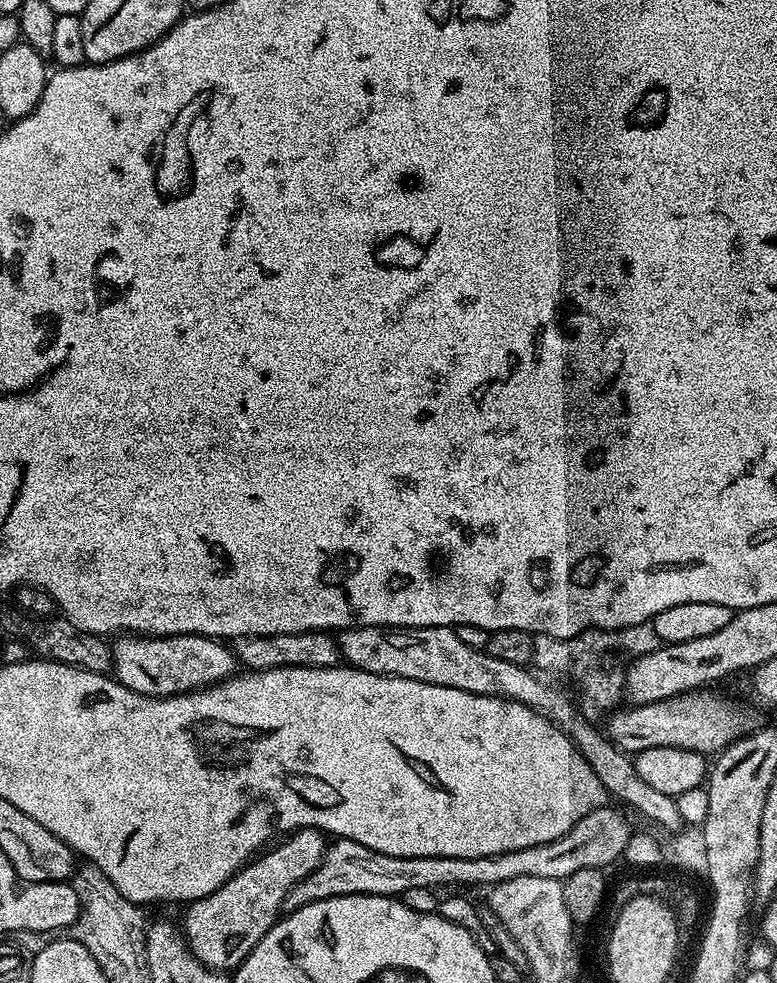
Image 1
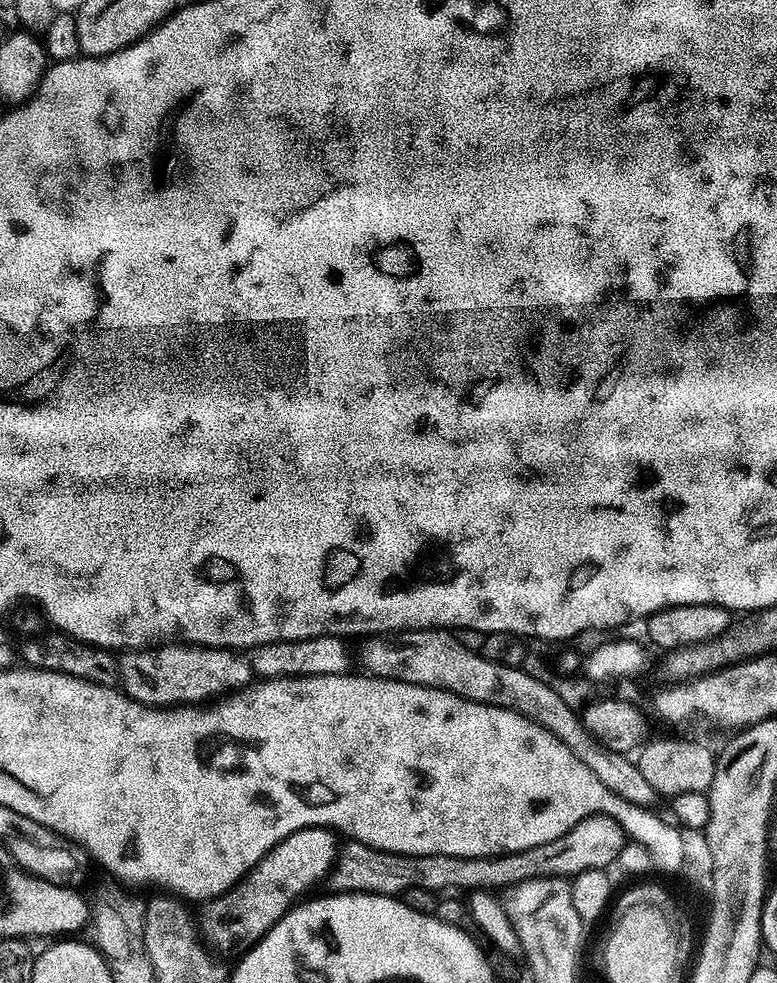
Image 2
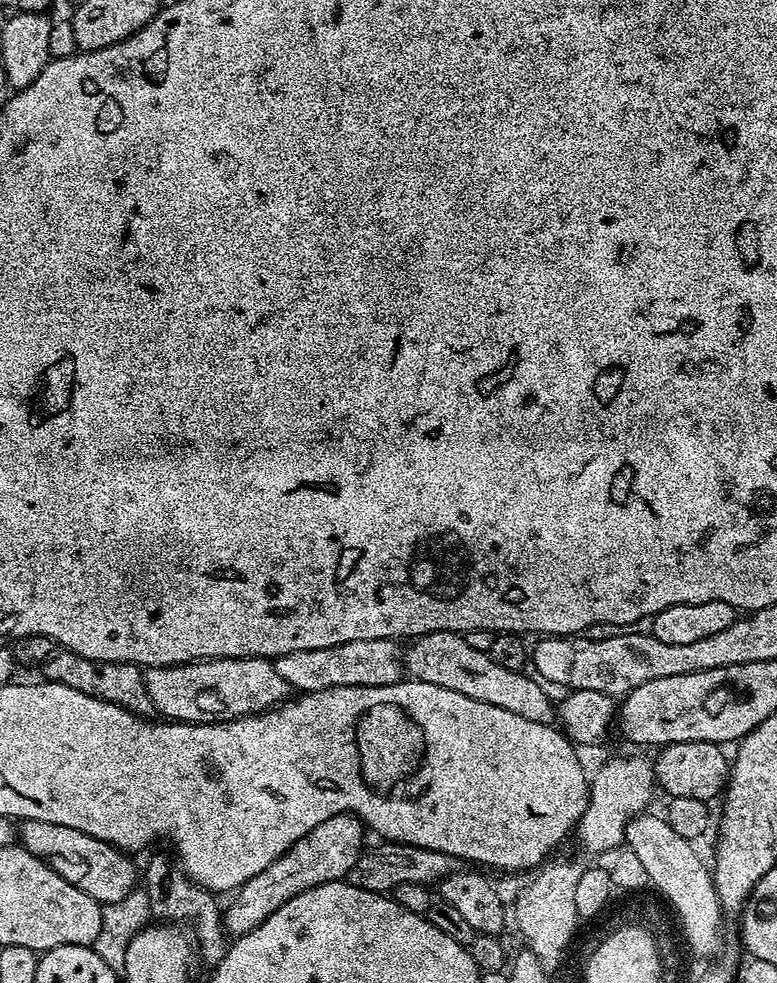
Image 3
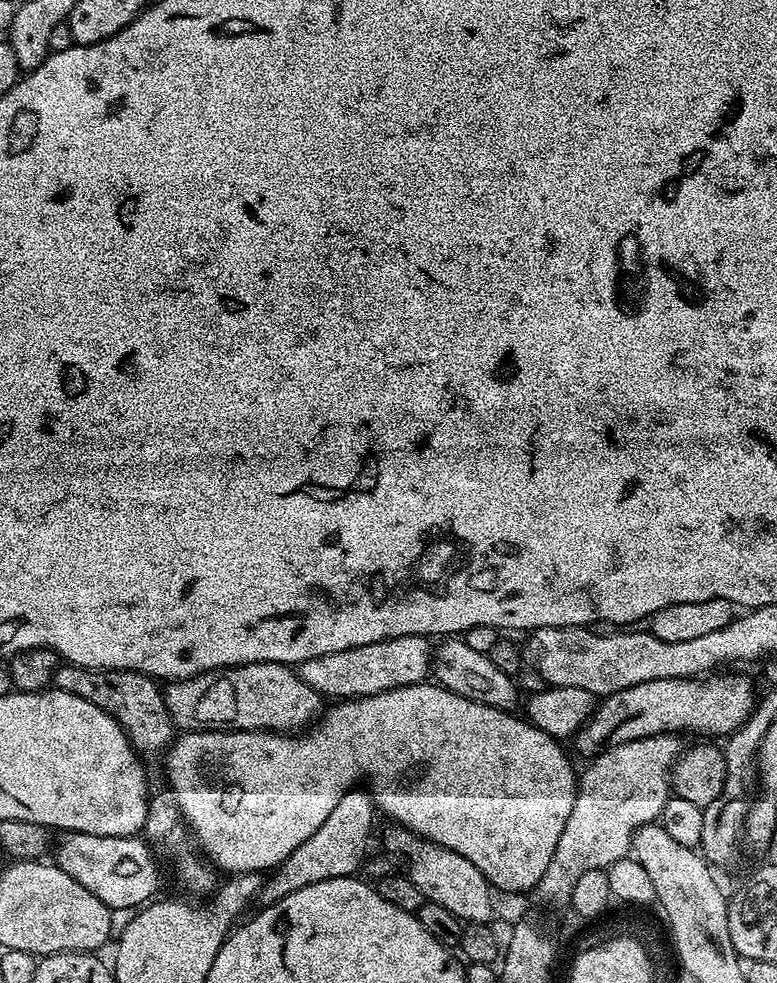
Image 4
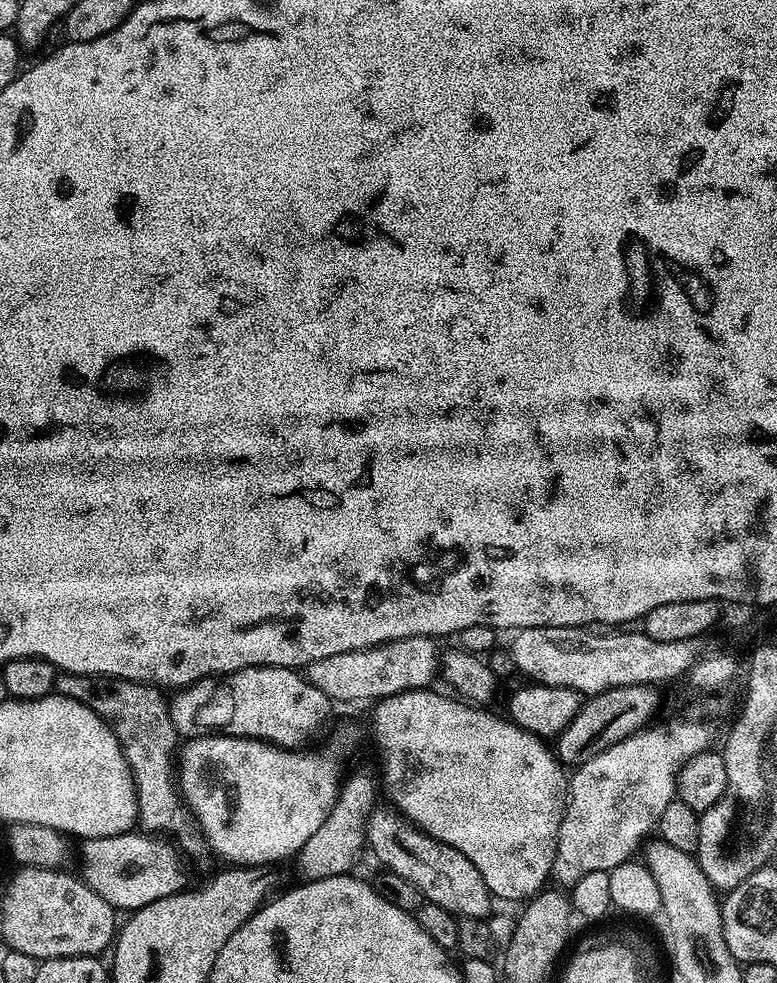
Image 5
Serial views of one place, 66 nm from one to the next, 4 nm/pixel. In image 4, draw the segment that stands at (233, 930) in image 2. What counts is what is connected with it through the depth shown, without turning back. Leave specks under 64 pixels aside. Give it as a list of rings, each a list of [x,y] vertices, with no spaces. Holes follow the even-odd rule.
[[[359,791],[347,792],[330,810],[330,818],[284,859],[265,879],[258,897],[261,905],[267,906],[286,898],[286,894],[294,894],[294,890],[302,890],[302,886],[310,886],[314,882],[326,882],[330,878],[356,876],[365,863],[368,852],[368,839],[372,836],[372,812],[374,805],[367,795],[359,796]],[[365,855],[365,856],[364,856]],[[361,863],[361,864],[360,864]],[[273,875],[273,876],[272,876]],[[272,876],[272,877],[271,877]]]

